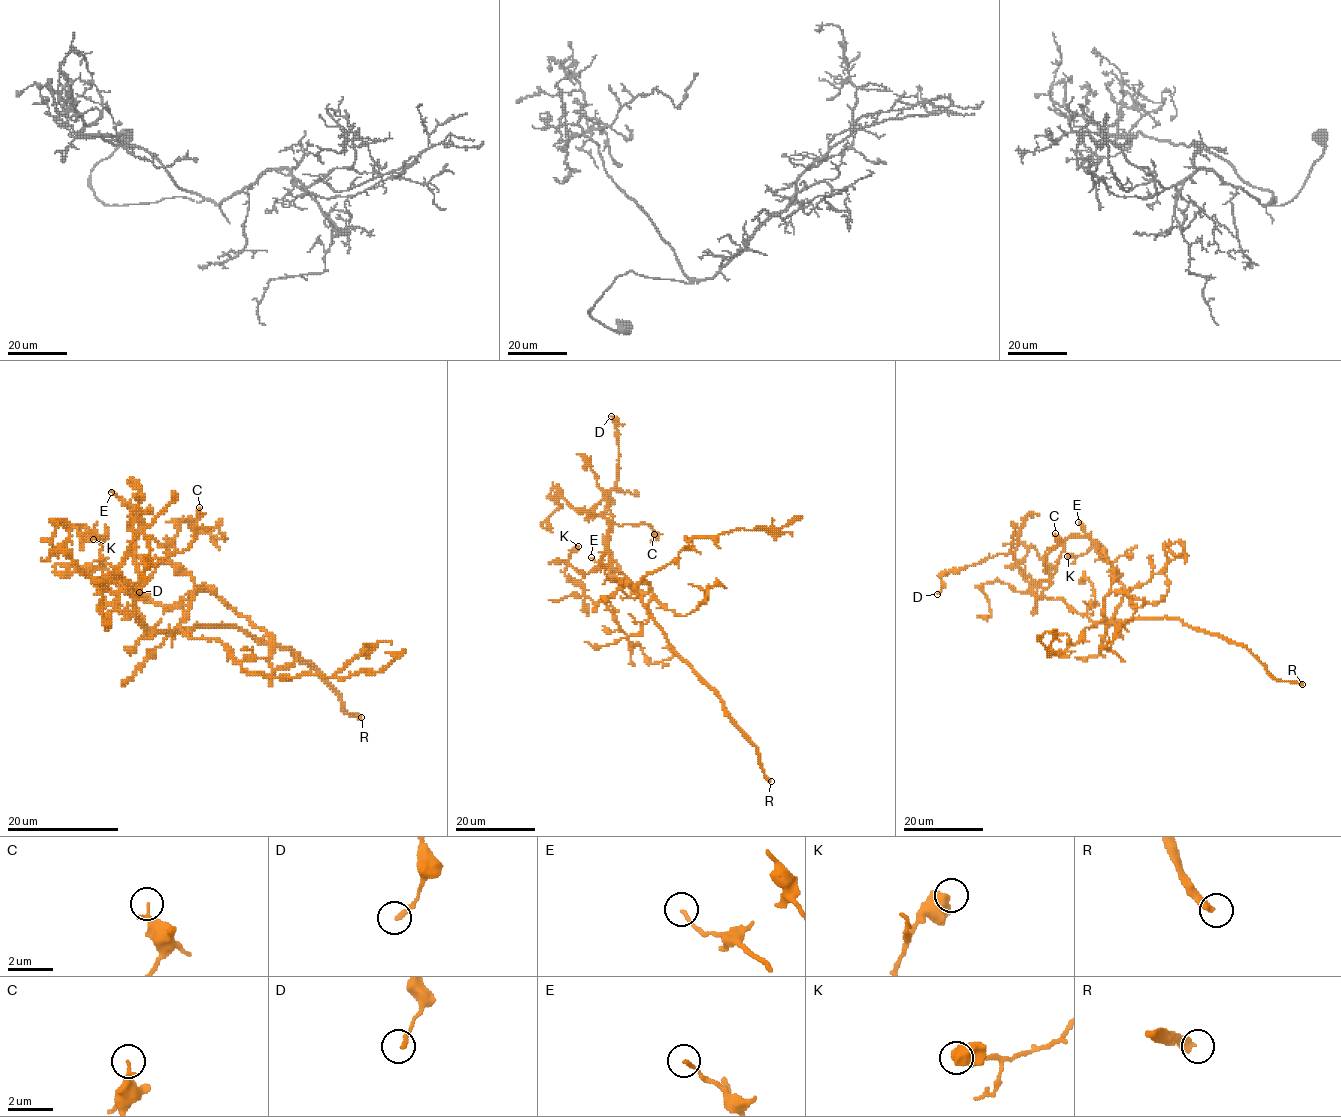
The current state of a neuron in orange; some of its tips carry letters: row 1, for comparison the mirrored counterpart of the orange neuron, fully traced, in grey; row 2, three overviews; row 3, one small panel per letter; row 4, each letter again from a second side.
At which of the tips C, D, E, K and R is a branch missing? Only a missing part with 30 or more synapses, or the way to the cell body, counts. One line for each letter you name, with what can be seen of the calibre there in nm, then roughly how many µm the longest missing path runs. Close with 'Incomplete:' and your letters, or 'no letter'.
R: 340 nm | 90 µm
Incomplete: R

